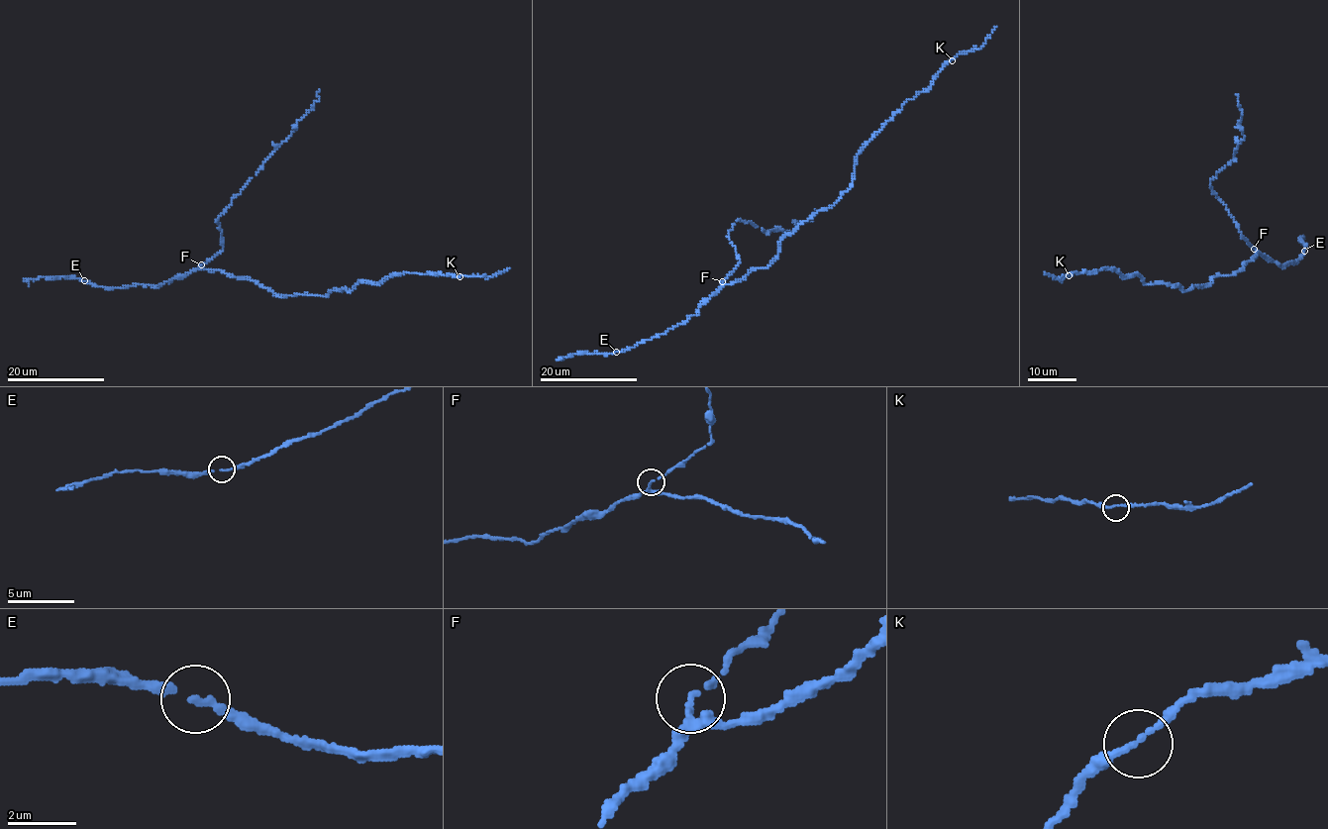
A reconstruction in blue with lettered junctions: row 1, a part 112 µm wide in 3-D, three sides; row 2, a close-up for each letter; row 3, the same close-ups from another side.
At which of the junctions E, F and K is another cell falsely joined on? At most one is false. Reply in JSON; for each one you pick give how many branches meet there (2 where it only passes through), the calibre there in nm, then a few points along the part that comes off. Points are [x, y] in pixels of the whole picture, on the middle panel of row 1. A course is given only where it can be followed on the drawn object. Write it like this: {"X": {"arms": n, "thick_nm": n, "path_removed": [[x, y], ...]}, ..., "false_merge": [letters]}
{"false_merge": []}

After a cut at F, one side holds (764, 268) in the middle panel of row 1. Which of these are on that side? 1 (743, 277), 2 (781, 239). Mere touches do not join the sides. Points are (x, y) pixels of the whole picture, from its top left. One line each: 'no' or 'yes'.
1: yes
2: yes

